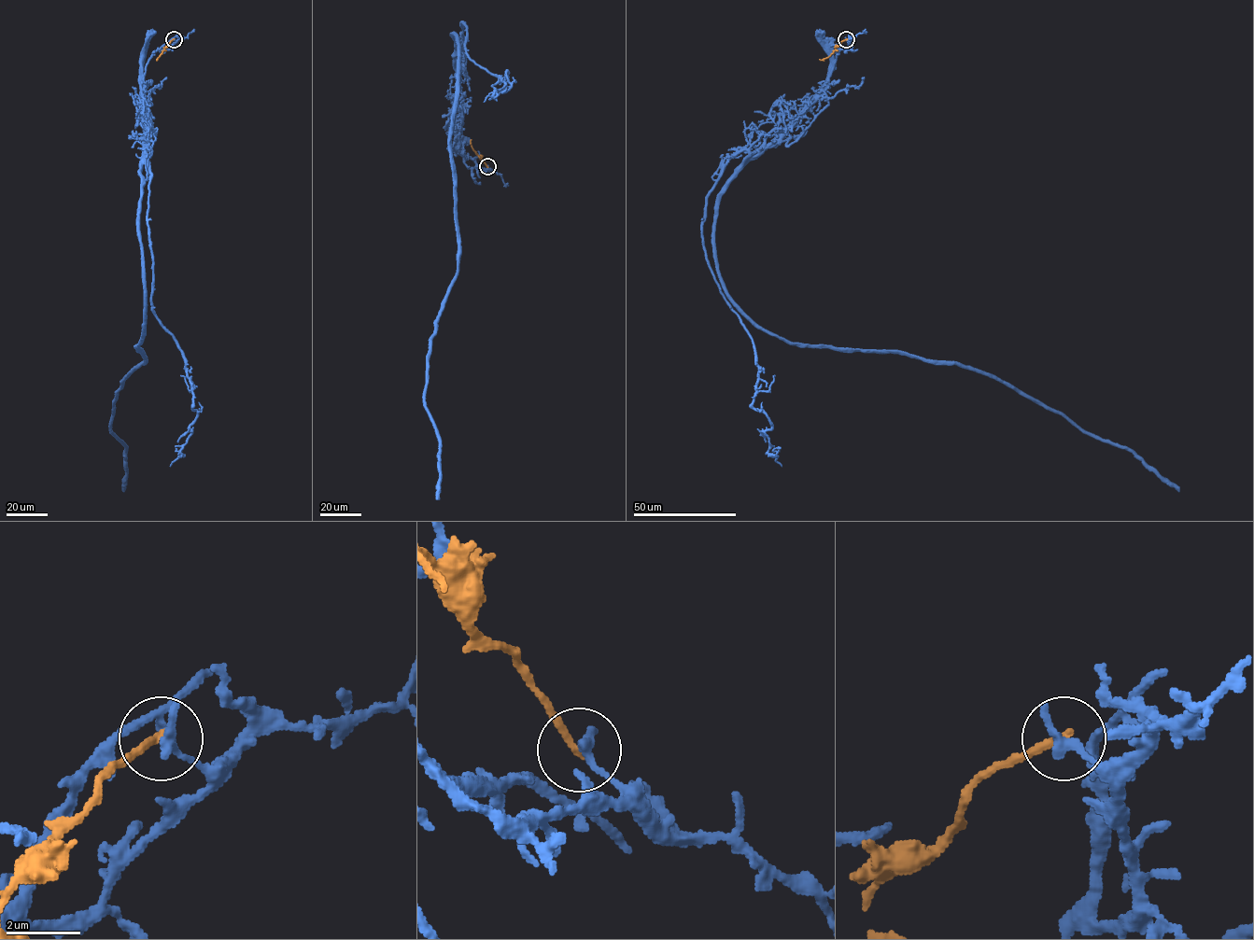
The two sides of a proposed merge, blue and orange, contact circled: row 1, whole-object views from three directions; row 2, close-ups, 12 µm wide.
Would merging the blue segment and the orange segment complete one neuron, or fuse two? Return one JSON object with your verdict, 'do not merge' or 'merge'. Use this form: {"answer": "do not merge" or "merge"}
{"answer": "do not merge"}

